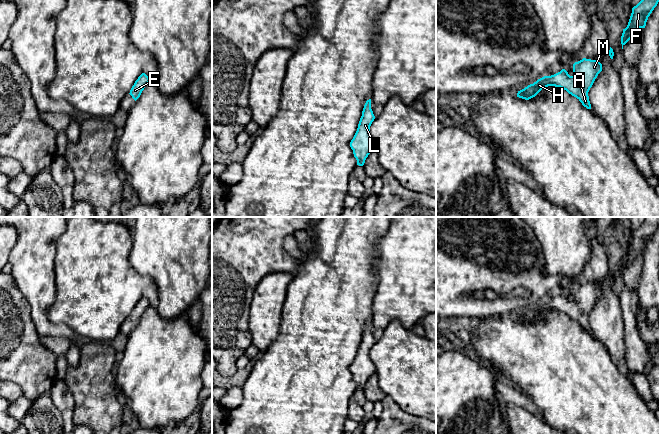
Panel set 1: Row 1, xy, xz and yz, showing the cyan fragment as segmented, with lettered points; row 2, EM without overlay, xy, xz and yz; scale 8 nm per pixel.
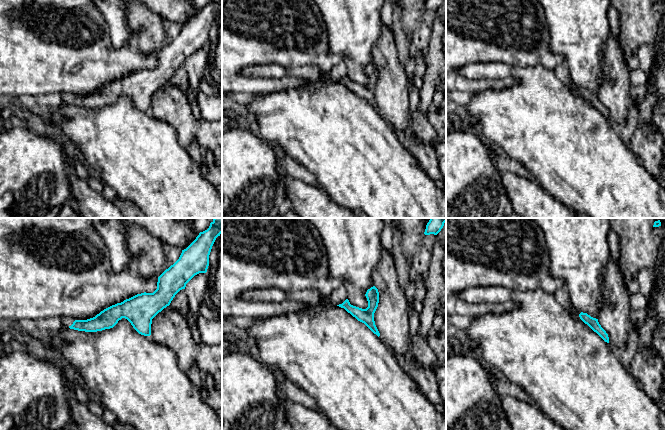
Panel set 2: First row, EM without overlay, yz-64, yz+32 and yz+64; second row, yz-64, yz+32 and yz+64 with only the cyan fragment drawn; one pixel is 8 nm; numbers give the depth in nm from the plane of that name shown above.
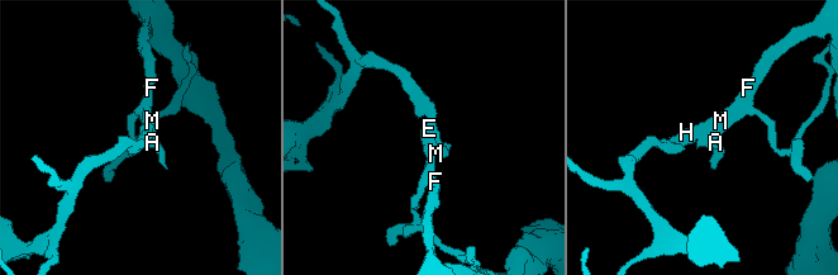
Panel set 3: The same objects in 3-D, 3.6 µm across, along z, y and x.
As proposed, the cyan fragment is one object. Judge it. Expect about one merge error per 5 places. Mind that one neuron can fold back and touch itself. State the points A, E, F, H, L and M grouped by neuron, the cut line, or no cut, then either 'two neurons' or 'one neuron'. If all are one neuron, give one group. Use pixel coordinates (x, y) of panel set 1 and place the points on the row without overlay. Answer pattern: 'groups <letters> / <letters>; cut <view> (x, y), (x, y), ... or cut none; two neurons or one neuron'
groups A E F H L M; cut none; one neuron

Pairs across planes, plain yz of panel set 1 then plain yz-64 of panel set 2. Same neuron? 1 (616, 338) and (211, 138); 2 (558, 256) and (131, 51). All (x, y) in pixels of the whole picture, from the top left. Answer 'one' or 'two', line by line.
1: one
2: two

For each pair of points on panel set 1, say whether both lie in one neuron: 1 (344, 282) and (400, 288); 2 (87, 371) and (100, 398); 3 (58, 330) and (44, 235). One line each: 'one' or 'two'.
1: two
2: one
3: one

